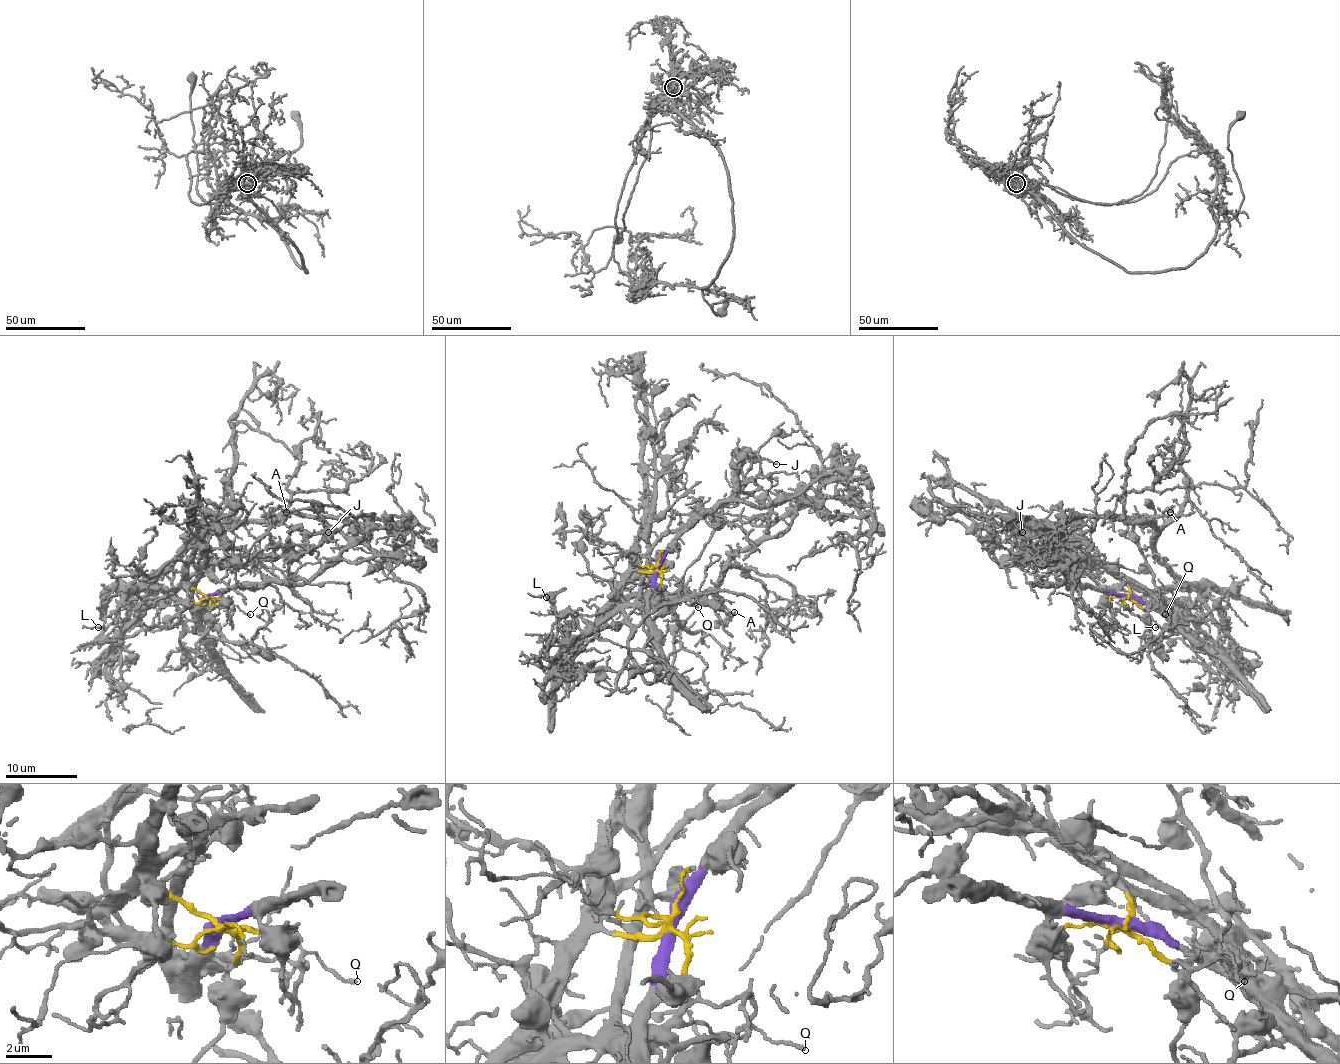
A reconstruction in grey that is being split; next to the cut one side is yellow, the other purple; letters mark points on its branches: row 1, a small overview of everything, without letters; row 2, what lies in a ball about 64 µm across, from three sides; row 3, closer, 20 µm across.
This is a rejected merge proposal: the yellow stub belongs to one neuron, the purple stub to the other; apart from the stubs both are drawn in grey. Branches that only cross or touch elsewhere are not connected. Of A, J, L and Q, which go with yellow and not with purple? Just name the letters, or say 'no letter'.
A, L, Q

